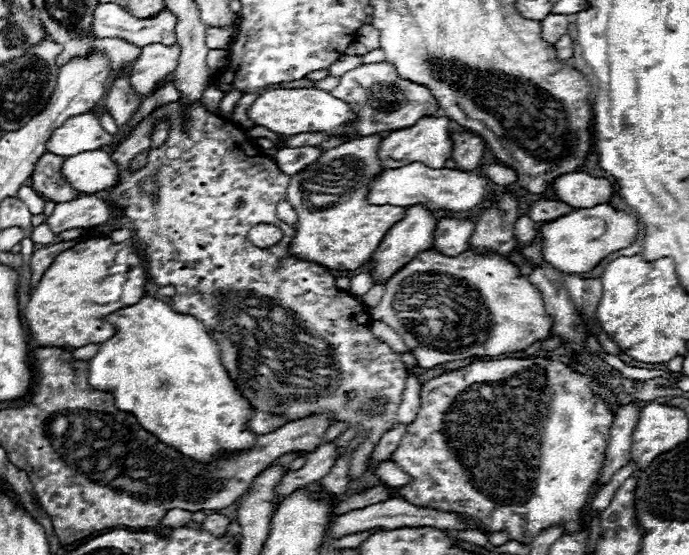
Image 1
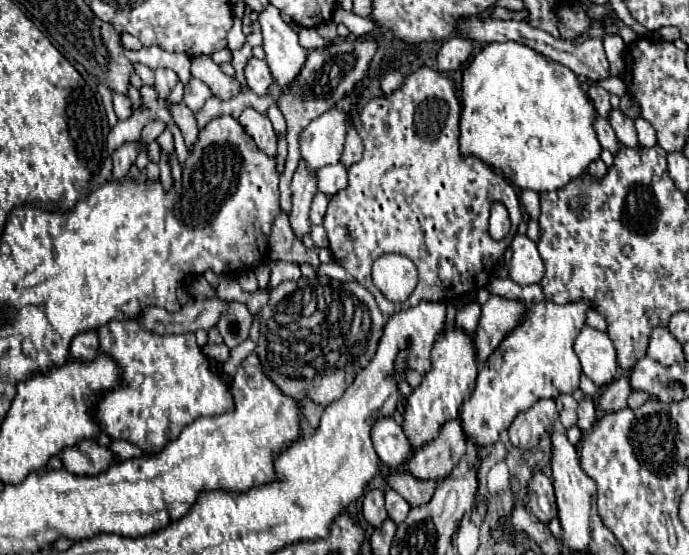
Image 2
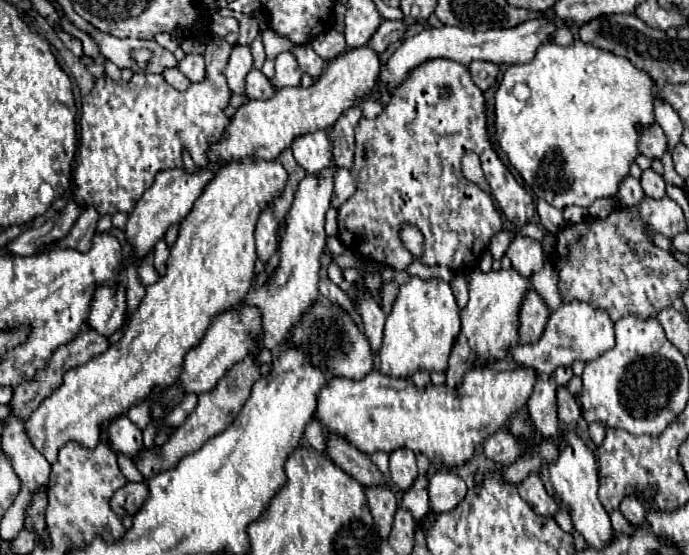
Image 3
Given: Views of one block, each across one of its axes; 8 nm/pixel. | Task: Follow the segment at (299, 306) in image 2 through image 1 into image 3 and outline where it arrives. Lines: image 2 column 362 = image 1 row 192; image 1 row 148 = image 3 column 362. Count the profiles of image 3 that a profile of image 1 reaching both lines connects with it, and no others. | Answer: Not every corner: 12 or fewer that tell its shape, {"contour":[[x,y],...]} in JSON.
{"contour":[[316,300],[290,330],[330,376],[374,370],[370,342],[338,304]]}

